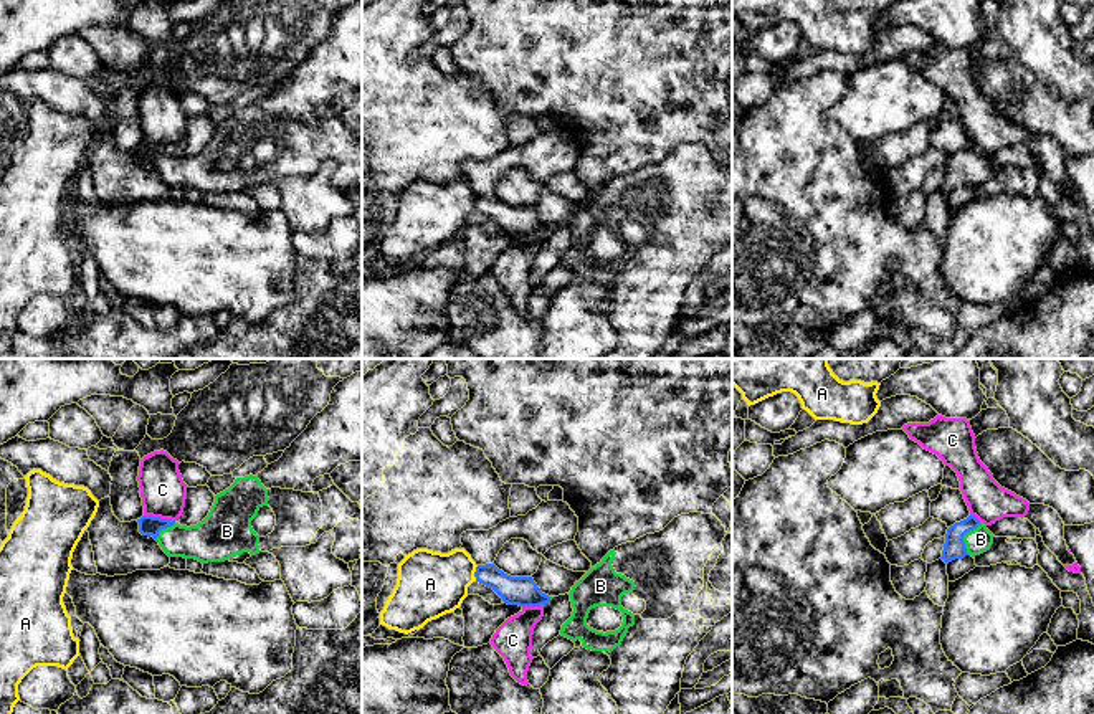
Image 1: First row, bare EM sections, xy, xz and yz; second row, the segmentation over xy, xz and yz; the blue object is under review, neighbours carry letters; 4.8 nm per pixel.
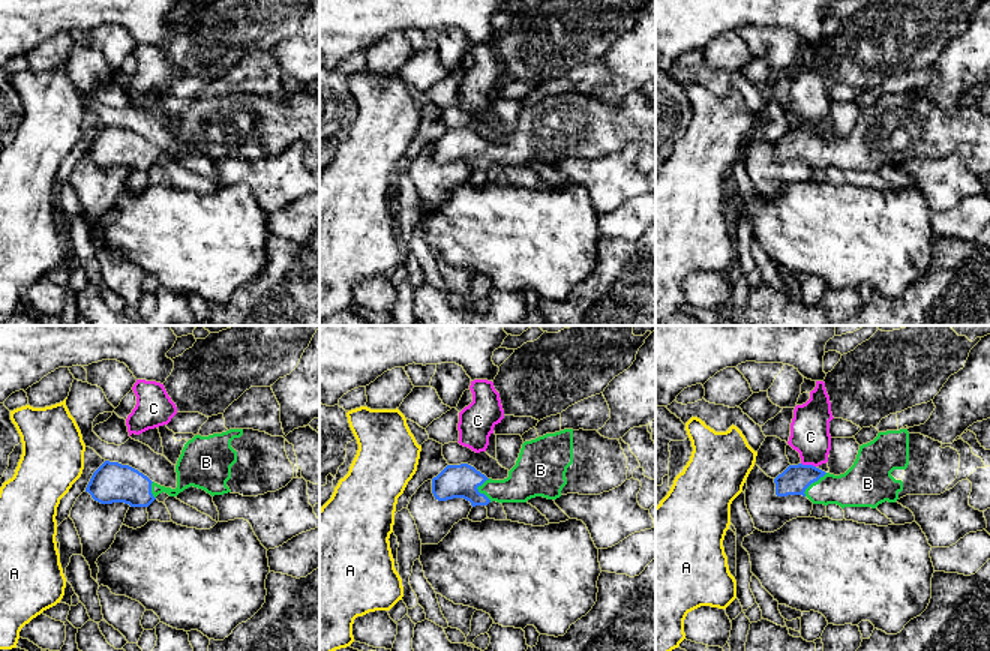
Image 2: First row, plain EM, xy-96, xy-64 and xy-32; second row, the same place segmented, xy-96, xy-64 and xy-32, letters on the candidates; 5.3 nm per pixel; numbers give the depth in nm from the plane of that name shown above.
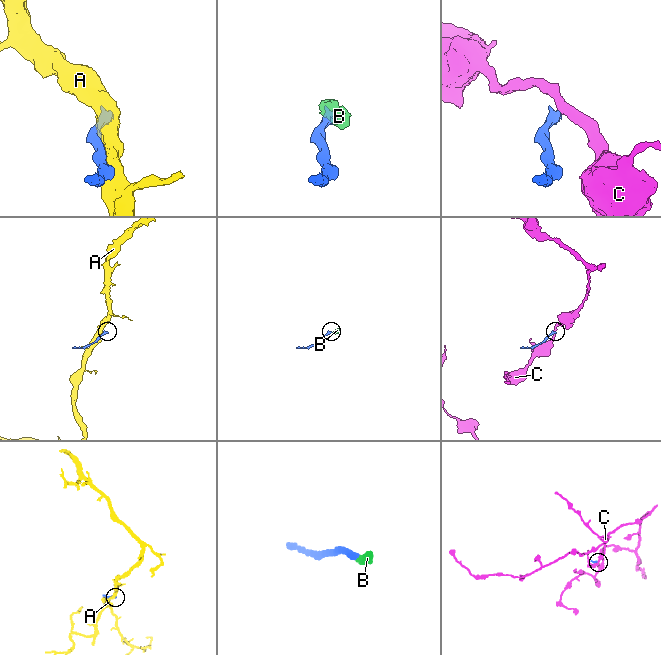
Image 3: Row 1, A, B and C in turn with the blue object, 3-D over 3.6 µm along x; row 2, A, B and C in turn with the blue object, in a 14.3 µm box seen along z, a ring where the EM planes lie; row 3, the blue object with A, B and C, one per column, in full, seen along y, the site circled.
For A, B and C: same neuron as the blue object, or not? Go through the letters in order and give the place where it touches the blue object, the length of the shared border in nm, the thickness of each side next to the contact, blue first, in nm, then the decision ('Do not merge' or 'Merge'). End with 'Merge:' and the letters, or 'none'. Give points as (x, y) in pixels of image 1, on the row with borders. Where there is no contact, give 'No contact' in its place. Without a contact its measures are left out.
A: Touches blue at xz (475, 574). Shared border 80 nm. Thickness 140 nm (blue) against 320 nm. Do not merge
B: Touches blue at yz (962, 537). Shared border 170 nm. Thickness 110 nm (blue) against 120 nm. Merge
C: Touches blue at xy (159, 518). Shared border 160 nm. Thickness 100 nm (blue) against 220 nm. Do not merge
Merge: B

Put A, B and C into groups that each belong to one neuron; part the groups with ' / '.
A / B / C

